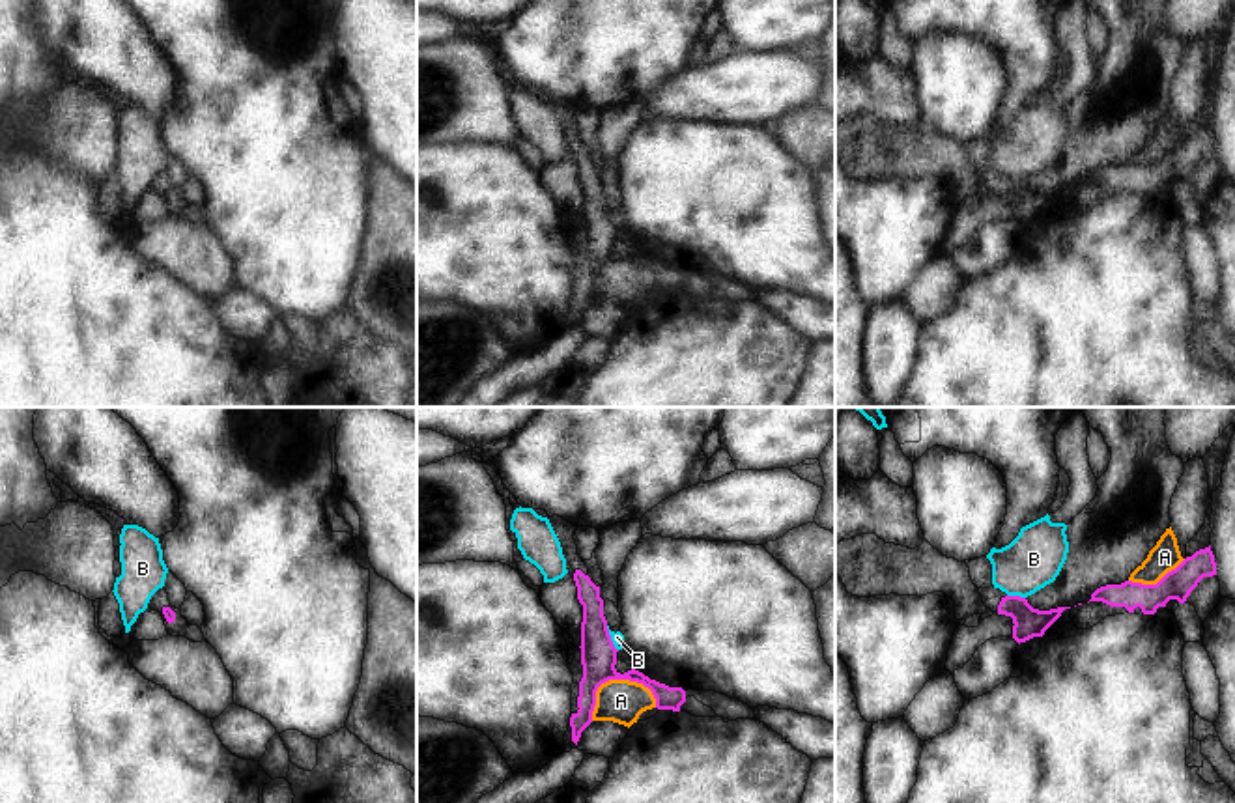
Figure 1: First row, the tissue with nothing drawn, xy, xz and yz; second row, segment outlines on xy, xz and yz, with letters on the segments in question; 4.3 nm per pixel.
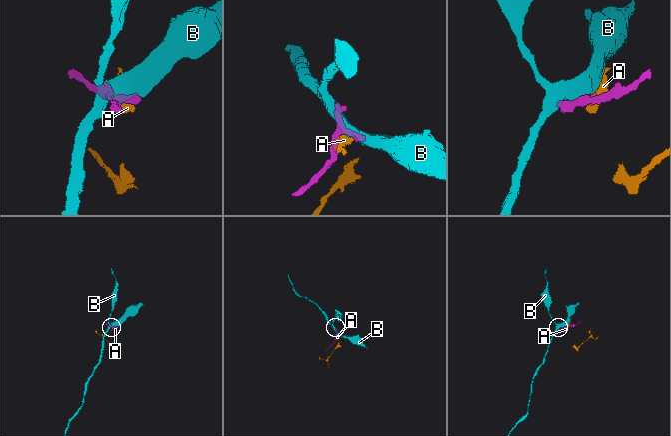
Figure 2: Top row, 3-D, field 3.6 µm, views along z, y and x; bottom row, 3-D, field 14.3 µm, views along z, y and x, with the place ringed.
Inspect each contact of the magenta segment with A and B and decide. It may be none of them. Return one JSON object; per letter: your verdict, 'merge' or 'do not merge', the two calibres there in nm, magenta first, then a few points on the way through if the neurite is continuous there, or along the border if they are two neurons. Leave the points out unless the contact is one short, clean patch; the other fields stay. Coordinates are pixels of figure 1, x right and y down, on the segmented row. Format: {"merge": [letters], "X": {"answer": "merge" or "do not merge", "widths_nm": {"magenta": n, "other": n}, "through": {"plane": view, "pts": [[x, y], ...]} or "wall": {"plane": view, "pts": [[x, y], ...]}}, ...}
{"merge": [], "A": {"answer": "do not merge", "widths_nm": {"magenta": 160, "other": 190}}, "B": {"answer": "do not merge", "widths_nm": {"magenta": 160, "other": 50}}}

